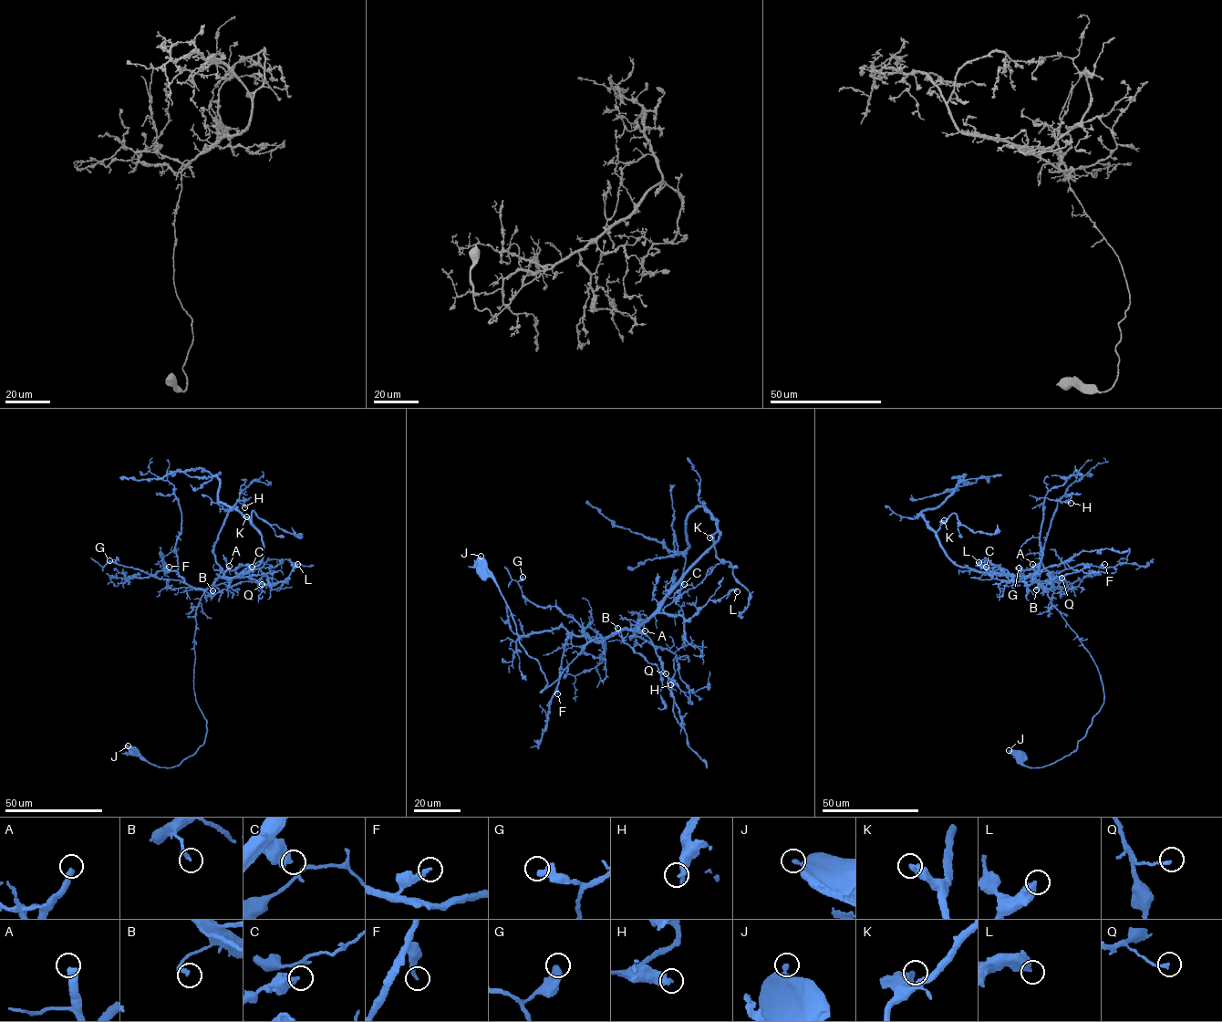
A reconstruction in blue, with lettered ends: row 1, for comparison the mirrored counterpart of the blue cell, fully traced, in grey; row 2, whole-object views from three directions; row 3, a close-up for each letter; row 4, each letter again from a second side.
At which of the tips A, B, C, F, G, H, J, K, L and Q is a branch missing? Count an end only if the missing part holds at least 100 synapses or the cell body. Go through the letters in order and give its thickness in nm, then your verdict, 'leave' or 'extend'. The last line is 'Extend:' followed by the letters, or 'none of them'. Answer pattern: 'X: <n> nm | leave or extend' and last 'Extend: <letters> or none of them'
A: 400 nm | extend
B: 240 nm | leave
C: 380 nm | leave
F: 200 nm | leave
G: 480 nm | leave
H: 380 nm | leave
J: 320 nm | leave
K: 380 nm | leave
L: 550 nm | leave
Q: 190 nm | leave
Extend: A

